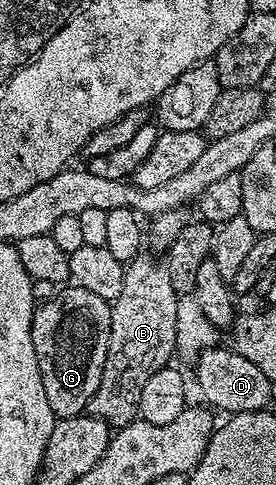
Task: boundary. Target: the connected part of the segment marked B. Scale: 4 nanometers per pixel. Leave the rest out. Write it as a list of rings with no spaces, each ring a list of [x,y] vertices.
[[[142,253],[138,257],[131,260],[129,264],[125,266],[122,291],[118,297],[111,302],[111,327],[110,327],[110,341],[107,345],[106,365],[102,369],[102,381],[98,385],[98,389],[94,393],[94,397],[88,403],[87,414],[93,415],[95,419],[101,419],[106,421],[110,427],[119,429],[130,424],[139,416],[140,398],[145,384],[149,381],[150,377],[154,375],[158,370],[167,368],[171,364],[171,357],[174,351],[178,349],[177,341],[177,313],[178,303],[180,302],[180,296],[171,284],[170,275],[167,266],[160,262],[158,263],[154,258],[148,256],[148,253]]]

